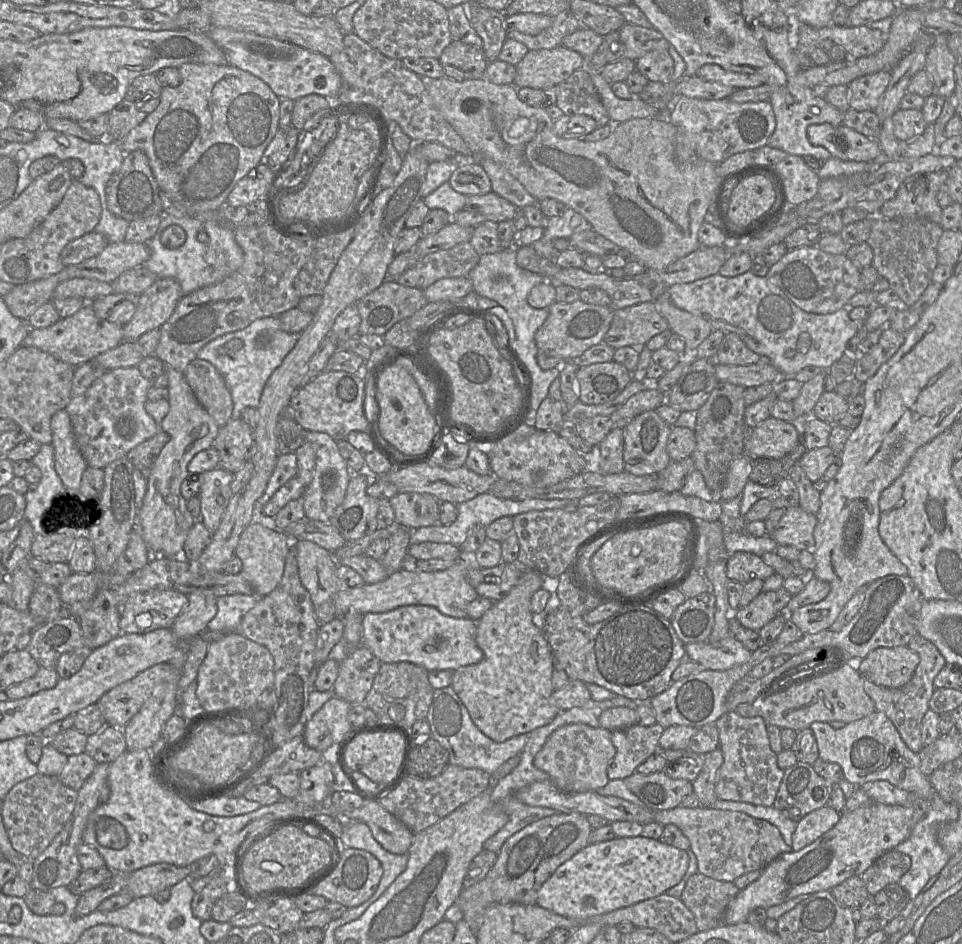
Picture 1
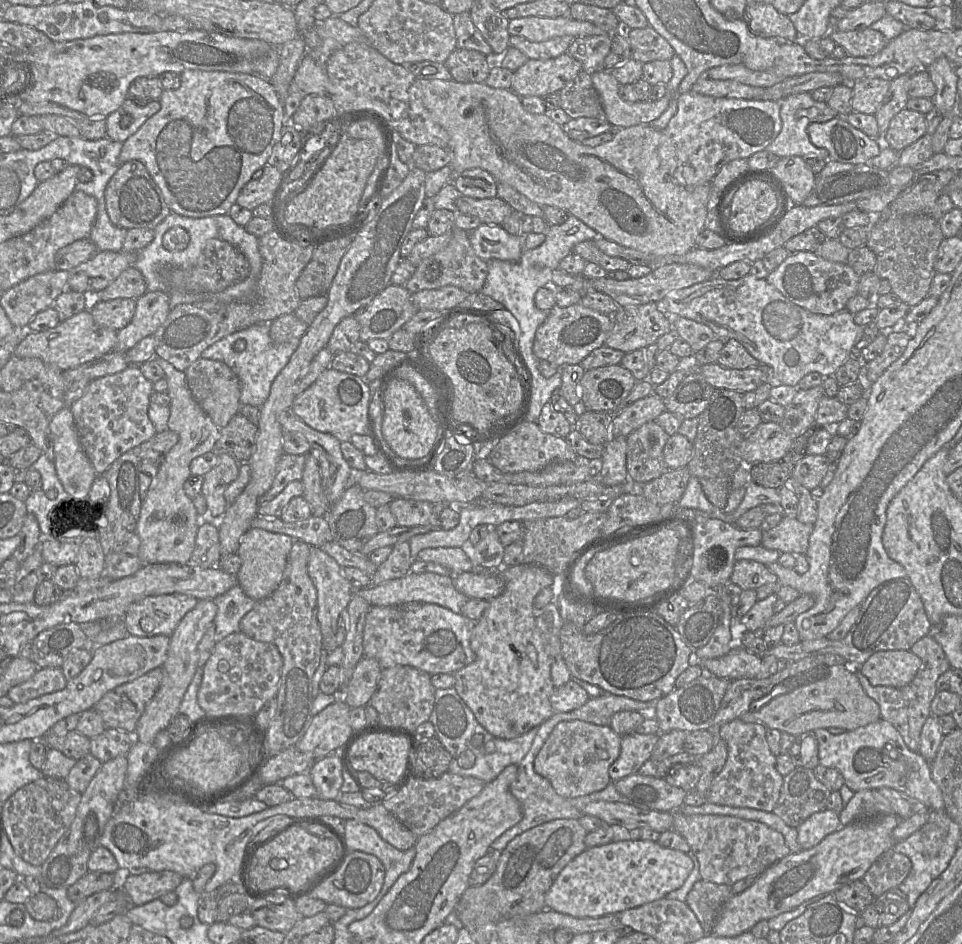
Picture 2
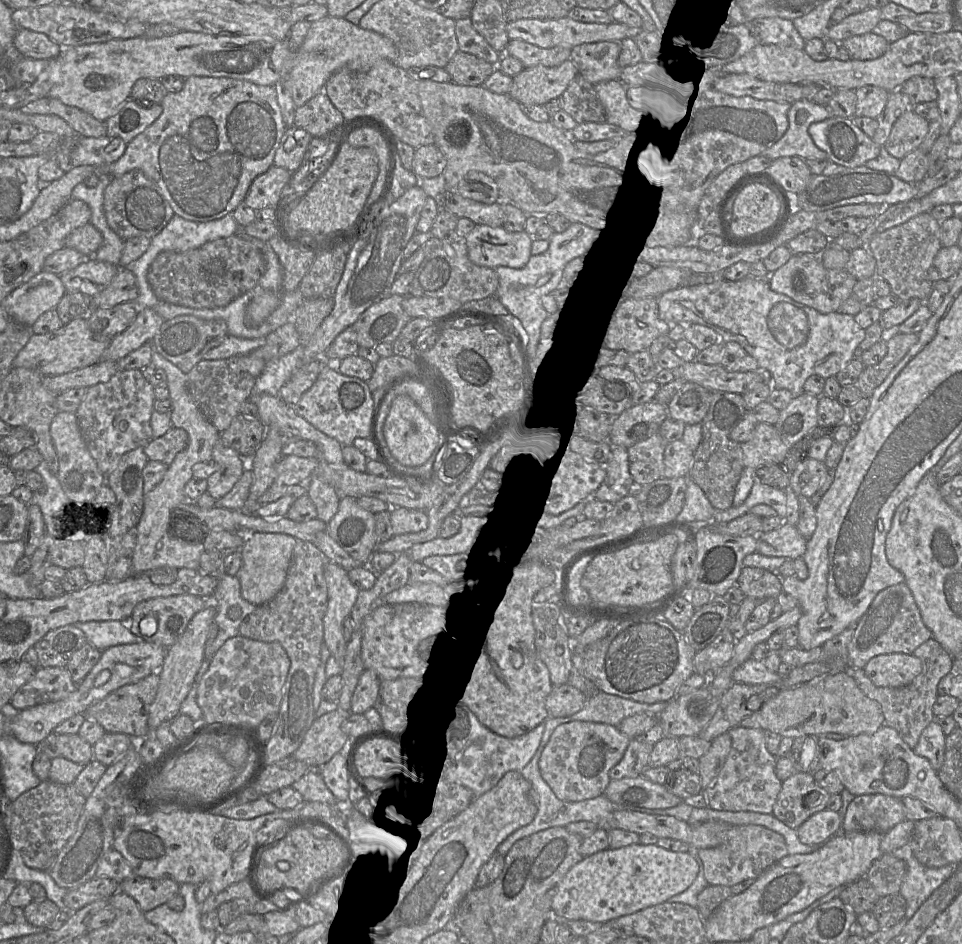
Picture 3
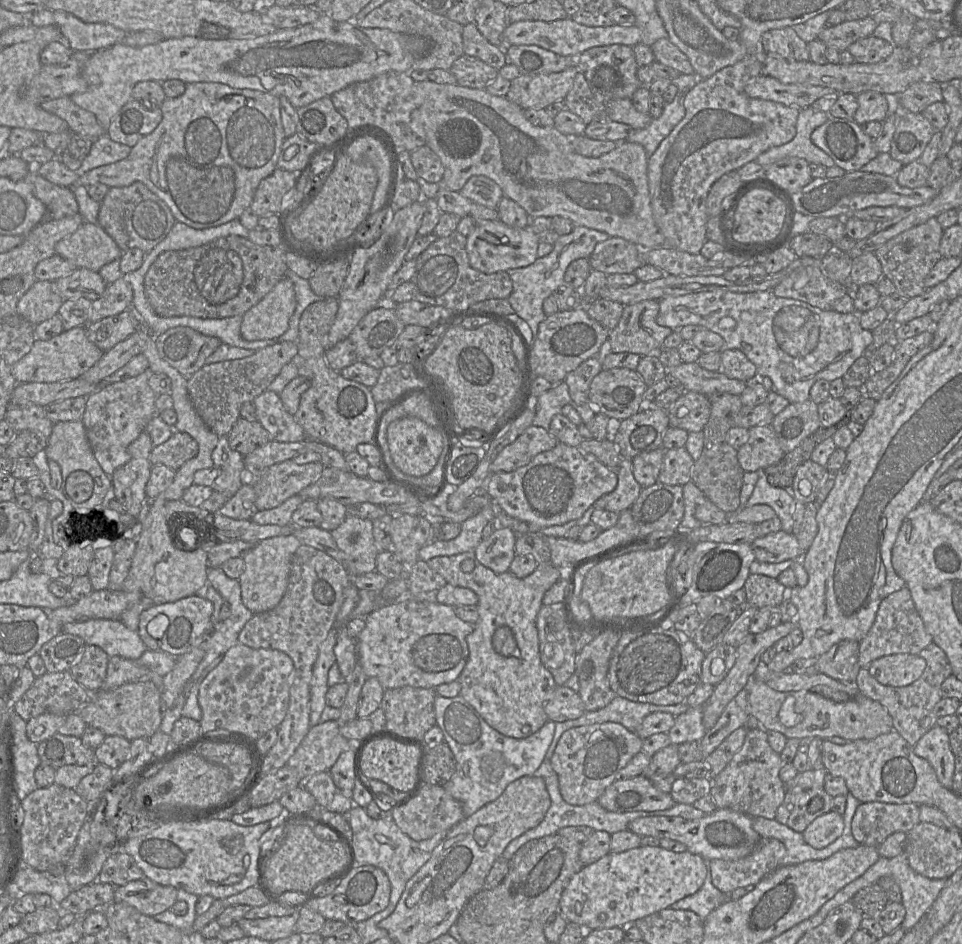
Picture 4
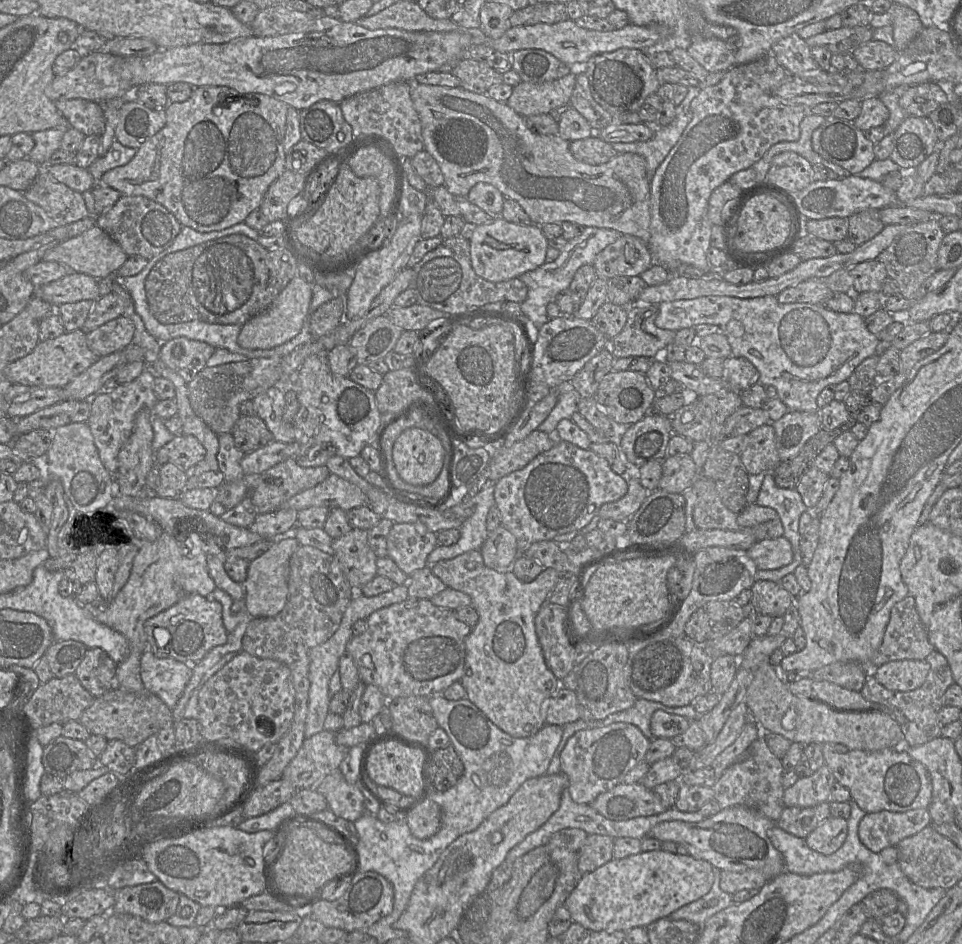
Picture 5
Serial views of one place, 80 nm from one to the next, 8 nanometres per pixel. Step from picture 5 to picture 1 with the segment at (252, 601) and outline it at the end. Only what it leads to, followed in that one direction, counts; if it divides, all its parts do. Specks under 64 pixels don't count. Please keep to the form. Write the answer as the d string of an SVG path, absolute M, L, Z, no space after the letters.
M258 519L241 534L235 555L242 561L241 574L251 584L257 597L268 595L280 583L292 541L285 533L271 529Z

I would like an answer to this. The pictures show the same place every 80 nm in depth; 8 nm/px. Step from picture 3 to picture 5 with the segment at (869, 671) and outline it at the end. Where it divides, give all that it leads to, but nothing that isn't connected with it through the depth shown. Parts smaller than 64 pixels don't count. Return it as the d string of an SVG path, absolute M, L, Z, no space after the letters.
M926 660L890 661L873 668L873 676L885 688L907 692L919 688L926 680L930 665Z

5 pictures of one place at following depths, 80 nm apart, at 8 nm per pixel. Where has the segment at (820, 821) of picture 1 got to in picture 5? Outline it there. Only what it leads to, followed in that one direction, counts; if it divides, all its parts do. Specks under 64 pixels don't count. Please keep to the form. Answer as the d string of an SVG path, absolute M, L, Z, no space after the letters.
M830 816L814 829L805 841L812 850L830 855L843 845L847 832L846 819Z

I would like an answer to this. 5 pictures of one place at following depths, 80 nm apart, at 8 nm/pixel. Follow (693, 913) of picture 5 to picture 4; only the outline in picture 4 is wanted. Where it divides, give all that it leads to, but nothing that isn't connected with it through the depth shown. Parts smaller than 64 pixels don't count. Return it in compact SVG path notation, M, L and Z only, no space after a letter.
M708 870L704 884L697 892L680 899L670 907L693 911L704 920L713 910L727 901L728 896L729 894L721 892L713 885L710 870Z

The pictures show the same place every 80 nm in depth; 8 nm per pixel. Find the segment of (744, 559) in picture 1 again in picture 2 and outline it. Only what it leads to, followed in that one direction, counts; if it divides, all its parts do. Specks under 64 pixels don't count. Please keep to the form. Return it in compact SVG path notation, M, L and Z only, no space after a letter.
M738 560L734 564L730 582L744 590L756 590L767 584L778 584L778 577L765 564L752 560Z

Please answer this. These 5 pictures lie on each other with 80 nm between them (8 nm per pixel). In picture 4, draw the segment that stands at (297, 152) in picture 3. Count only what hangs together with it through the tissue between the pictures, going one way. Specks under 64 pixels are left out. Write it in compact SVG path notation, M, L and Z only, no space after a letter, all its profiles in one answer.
M295 133L285 138L277 161L277 167L300 173L307 168L311 157L318 149L318 145Z

